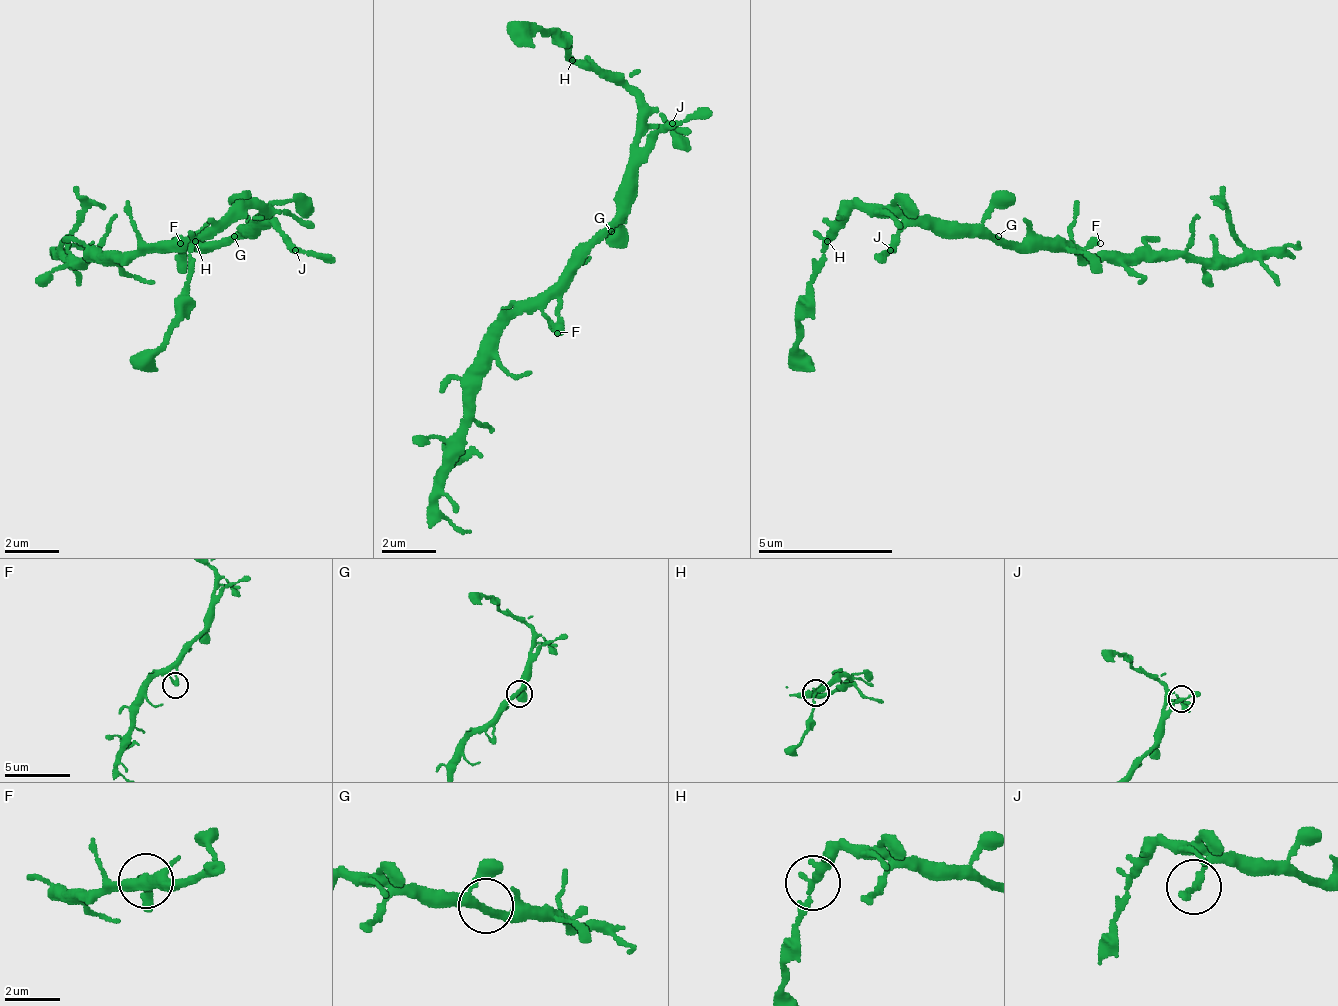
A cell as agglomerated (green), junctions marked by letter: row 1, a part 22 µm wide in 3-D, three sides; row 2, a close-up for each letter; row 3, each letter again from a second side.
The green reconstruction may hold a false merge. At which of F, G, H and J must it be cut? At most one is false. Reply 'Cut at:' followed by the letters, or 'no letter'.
Cut at: no letter

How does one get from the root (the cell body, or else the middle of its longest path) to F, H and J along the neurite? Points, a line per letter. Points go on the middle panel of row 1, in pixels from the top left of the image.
F: (604, 224), (604, 238), (584, 258), (584, 265), (564, 292), (564, 306), (557, 312), (557, 333)
H: (604, 224), (618, 211), (638, 102), (618, 82), (570, 61)
J: (604, 224), (618, 211), (618, 184), (625, 177), (625, 163), (659, 129), (665, 129), (672, 123)

